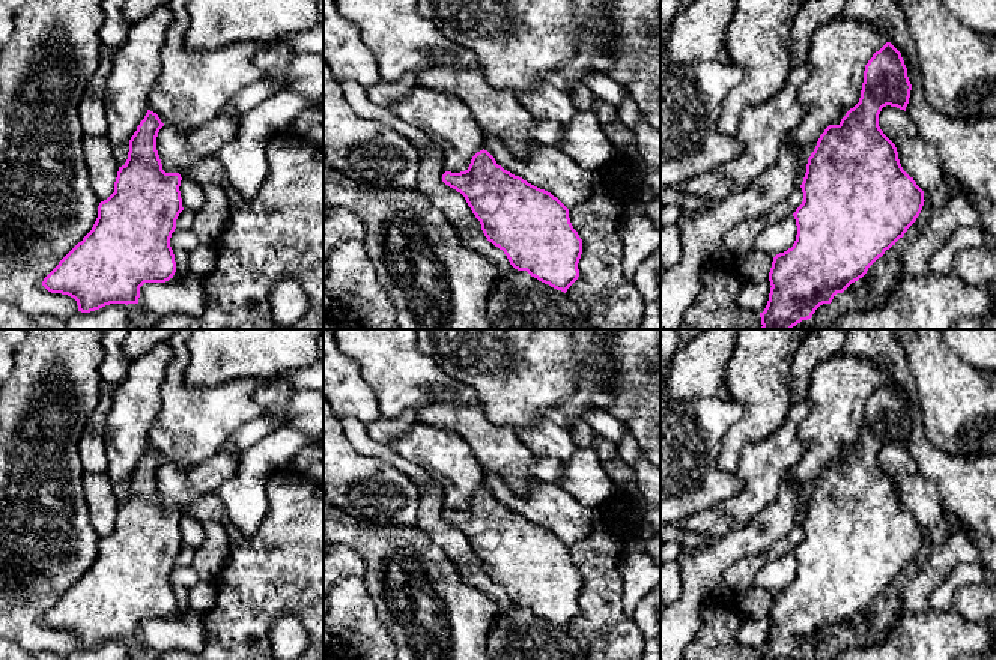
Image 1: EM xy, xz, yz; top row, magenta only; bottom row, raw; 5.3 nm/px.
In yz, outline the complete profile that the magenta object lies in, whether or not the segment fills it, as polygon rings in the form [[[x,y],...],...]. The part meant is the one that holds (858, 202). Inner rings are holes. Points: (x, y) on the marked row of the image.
[[[886,42],[865,65],[859,102],[850,108],[838,125],[829,125],[820,135],[808,158],[806,173],[800,185],[803,201],[793,213],[797,226],[791,248],[773,257],[769,272],[770,293],[761,317],[761,329],[791,329],[812,317],[823,304],[831,304],[852,283],[862,278],[868,268],[904,236],[924,206],[924,191],[901,167],[895,144],[879,126],[879,114],[891,105],[906,111],[912,84],[901,53]]]

